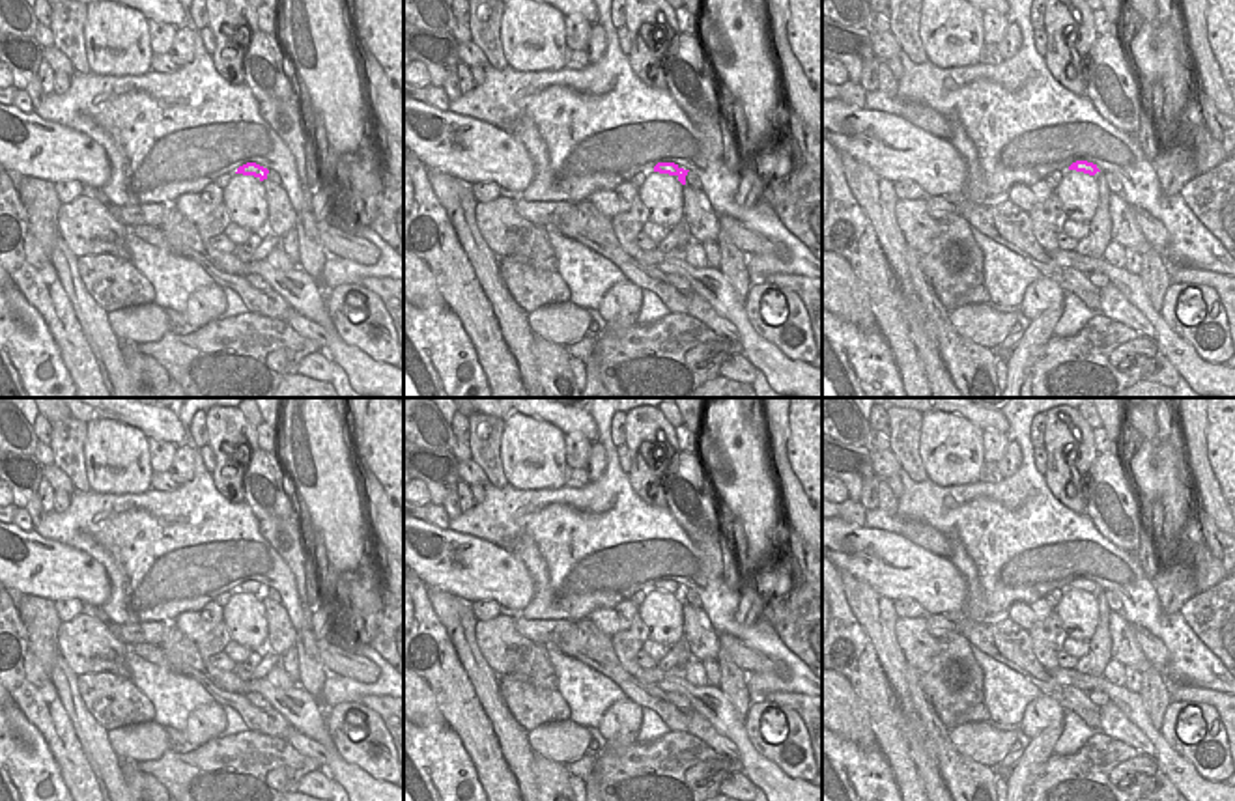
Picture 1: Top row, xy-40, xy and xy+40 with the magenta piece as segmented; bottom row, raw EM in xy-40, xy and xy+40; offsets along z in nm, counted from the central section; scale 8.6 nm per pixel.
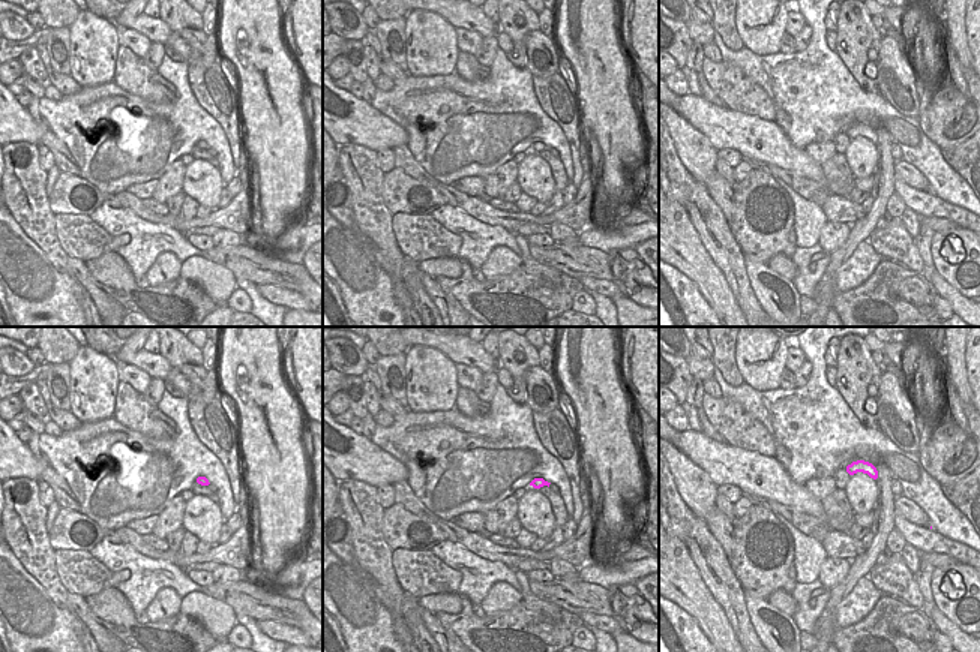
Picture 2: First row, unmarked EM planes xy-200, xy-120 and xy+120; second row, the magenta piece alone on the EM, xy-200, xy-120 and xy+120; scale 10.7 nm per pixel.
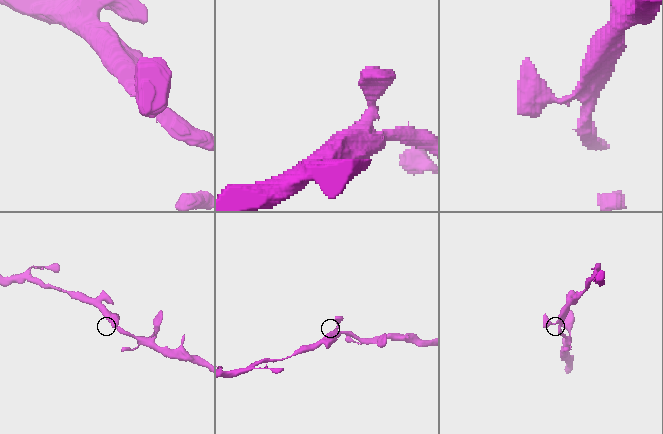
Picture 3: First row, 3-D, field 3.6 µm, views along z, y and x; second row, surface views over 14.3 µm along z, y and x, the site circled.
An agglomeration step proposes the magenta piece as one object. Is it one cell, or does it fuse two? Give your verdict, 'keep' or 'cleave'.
keep

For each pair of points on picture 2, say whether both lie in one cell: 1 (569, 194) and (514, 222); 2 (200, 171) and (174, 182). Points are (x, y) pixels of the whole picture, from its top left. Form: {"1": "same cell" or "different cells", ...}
{"1": "different cells", "2": "different cells"}

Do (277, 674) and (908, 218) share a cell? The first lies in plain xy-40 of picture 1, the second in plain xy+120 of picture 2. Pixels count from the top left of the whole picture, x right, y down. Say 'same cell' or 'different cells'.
different cells

